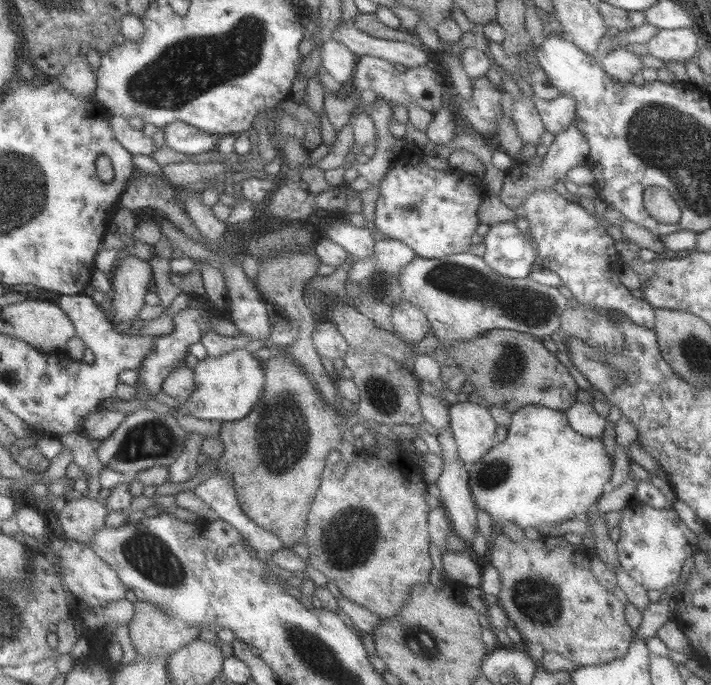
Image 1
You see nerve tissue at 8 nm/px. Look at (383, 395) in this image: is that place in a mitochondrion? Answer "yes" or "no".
yes

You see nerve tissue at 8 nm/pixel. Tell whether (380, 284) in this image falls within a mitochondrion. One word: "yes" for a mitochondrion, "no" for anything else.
yes

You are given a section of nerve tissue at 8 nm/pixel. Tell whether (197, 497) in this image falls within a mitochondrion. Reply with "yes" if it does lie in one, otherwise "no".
no

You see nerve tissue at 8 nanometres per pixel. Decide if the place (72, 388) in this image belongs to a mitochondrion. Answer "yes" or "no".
no

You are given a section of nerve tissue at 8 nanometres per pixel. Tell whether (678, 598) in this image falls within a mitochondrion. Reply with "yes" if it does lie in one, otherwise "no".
no

